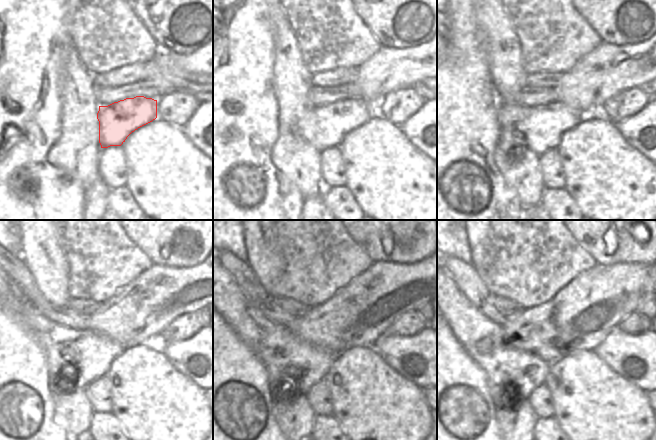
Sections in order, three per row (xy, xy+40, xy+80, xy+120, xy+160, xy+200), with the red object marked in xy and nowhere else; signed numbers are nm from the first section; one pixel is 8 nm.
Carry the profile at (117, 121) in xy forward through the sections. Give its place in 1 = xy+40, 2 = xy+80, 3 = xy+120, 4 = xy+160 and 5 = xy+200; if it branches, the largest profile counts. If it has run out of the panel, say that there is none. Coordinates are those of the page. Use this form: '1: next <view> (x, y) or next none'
1: next xy+40 (325, 126)
2: next xy+80 (539, 128)
3: next xy+120 (81, 355)
4: next xy+160 (285, 356)
5: next xy+200 (482, 338)

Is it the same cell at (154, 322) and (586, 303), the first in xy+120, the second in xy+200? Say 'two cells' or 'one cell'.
one cell

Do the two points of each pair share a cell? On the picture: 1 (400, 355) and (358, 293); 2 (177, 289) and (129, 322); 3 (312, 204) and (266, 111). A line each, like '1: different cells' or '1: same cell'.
1: different cells
2: same cell
3: different cells

